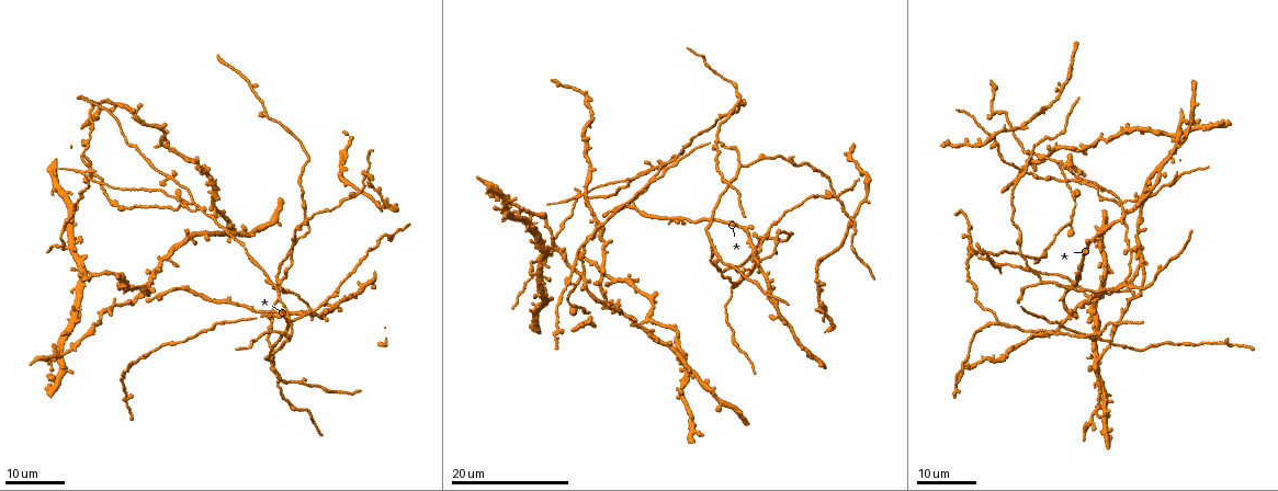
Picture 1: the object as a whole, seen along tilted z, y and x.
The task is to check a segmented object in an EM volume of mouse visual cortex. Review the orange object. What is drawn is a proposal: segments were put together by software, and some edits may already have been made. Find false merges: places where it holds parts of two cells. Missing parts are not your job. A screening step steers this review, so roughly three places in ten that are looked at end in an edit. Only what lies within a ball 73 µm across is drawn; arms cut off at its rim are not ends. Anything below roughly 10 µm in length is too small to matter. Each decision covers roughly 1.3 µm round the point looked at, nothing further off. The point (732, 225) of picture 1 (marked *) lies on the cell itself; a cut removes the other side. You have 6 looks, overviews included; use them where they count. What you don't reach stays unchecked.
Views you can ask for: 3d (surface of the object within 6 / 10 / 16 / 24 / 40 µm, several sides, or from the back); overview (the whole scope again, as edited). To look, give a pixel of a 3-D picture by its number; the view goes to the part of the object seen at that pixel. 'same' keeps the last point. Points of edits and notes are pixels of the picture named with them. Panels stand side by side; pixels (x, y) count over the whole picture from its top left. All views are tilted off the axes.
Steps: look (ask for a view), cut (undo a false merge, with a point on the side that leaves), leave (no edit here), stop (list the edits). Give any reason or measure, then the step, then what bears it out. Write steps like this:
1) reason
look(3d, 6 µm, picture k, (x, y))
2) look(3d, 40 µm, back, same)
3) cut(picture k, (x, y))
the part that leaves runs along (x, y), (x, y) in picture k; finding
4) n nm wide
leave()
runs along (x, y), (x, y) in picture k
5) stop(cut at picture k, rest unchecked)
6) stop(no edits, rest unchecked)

a fork
look(3d, 16 µm, picture 1, (976, 251))

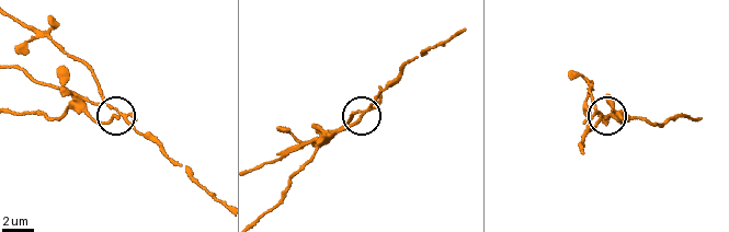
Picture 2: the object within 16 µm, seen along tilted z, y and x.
look(3d, 10 µm, picture 2, (603, 116))

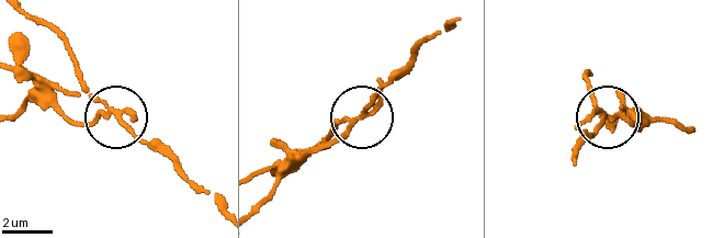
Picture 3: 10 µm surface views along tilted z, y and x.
cut(picture 3, (134, 120))
the part that leaves runs along (604, 113), (626, 118), (637, 129), (664, 121), (682, 125) in picture 3; a second cell is stuck on

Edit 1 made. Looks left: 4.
redraw
look(overview)

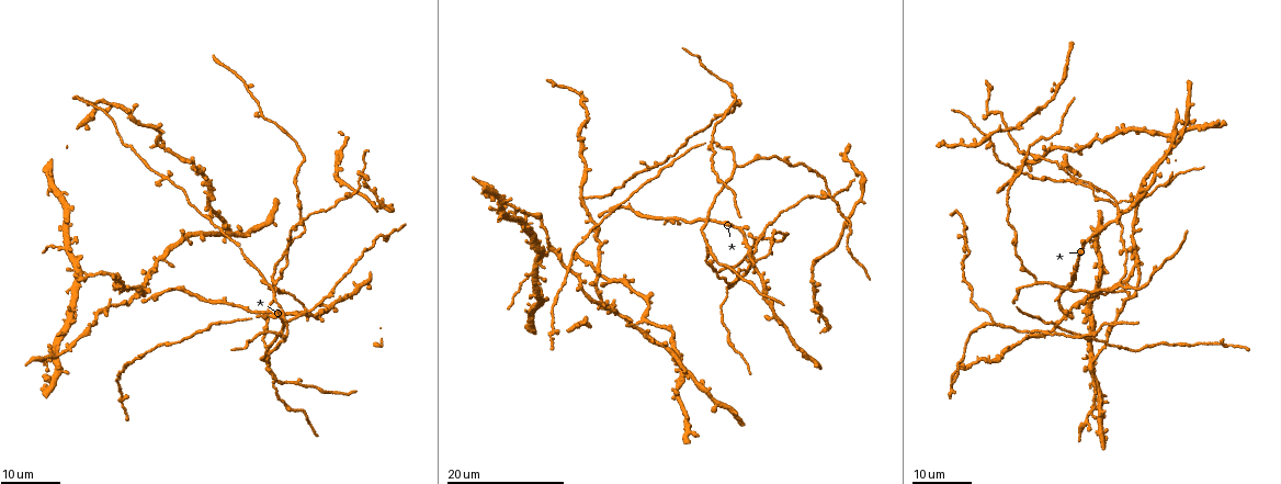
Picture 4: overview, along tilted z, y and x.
three-way junction
look(3d, 16 µm, picture 4, (735, 167))

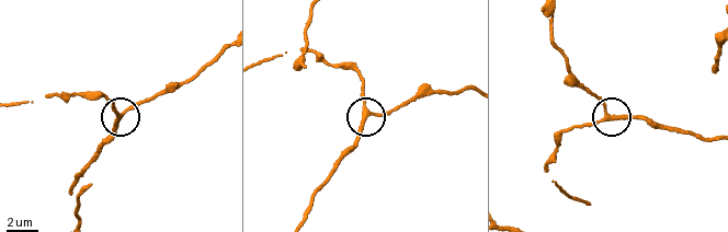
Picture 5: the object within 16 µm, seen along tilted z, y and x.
look(3d, 10 µm, picture 5, (369, 115))

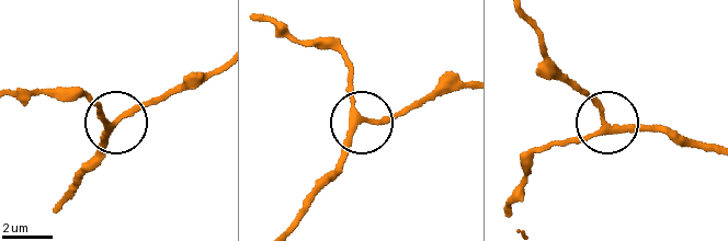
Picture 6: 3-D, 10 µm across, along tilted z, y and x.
220 nm wide
leave()
runs along (292, 224), (314, 185), (336, 165), (352, 127), (421, 106) in picture 6; all the same cell

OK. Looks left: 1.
stop(cut at picture 3, rest unchecked)

